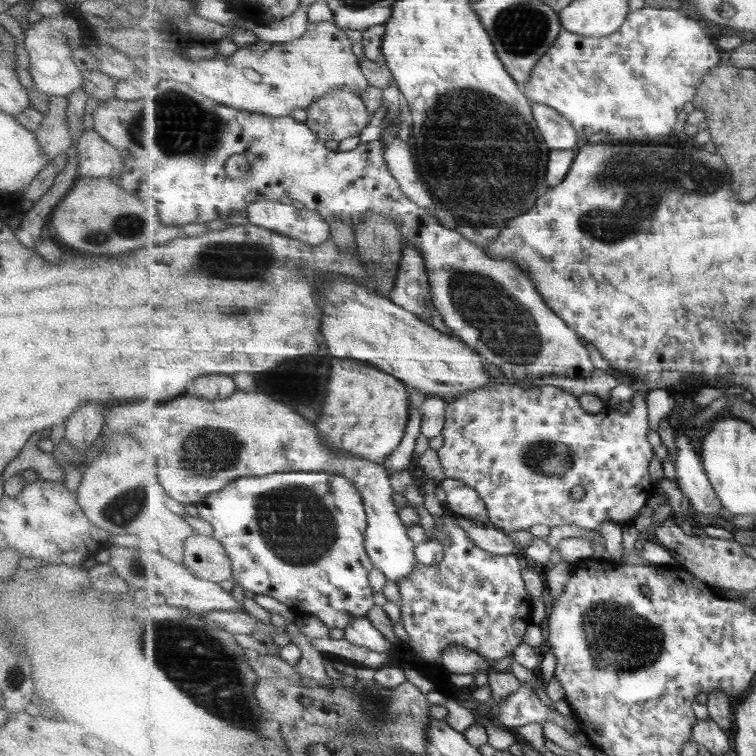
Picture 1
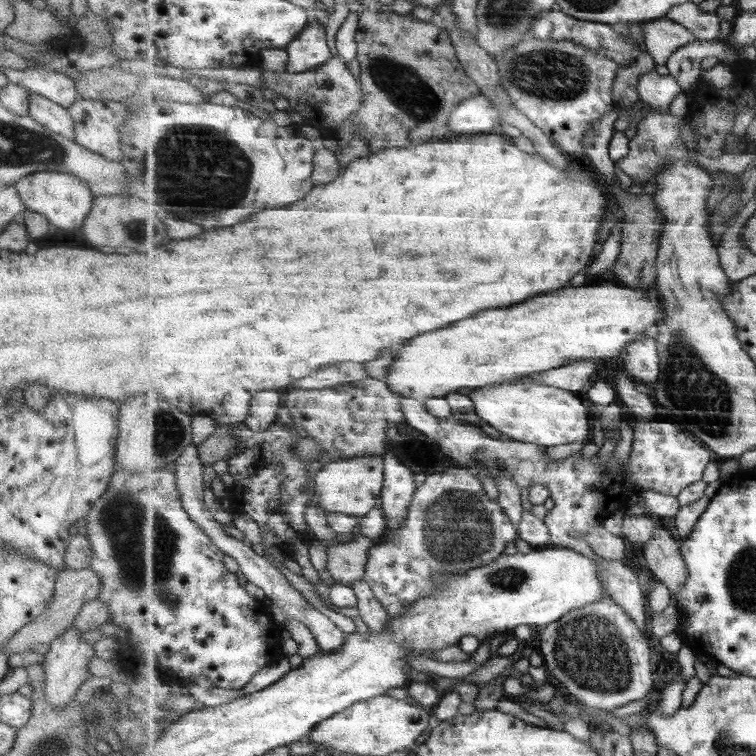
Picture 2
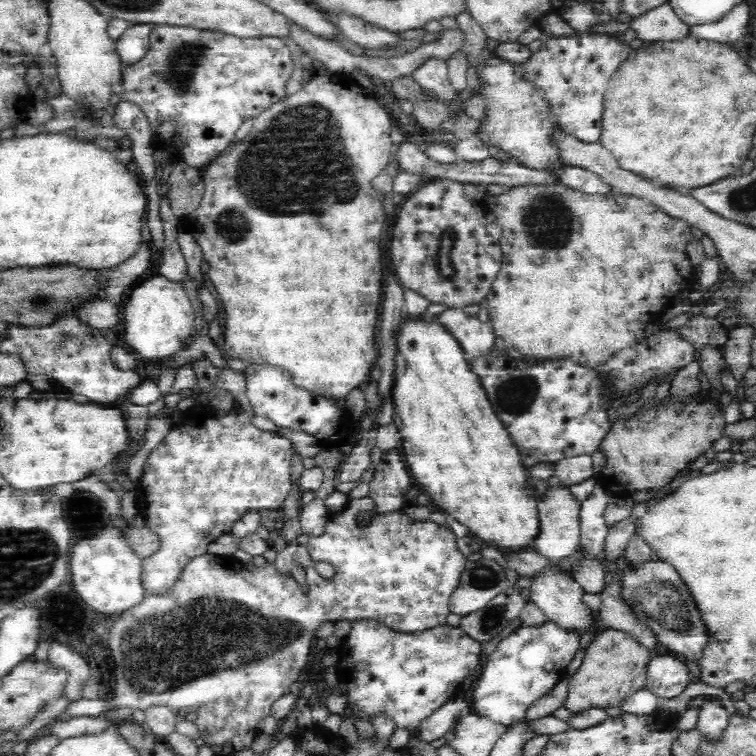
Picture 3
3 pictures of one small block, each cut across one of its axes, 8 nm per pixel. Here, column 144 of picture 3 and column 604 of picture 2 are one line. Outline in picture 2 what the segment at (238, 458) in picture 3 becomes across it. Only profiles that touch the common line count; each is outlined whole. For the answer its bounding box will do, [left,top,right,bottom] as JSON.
[400,396,717,636]

